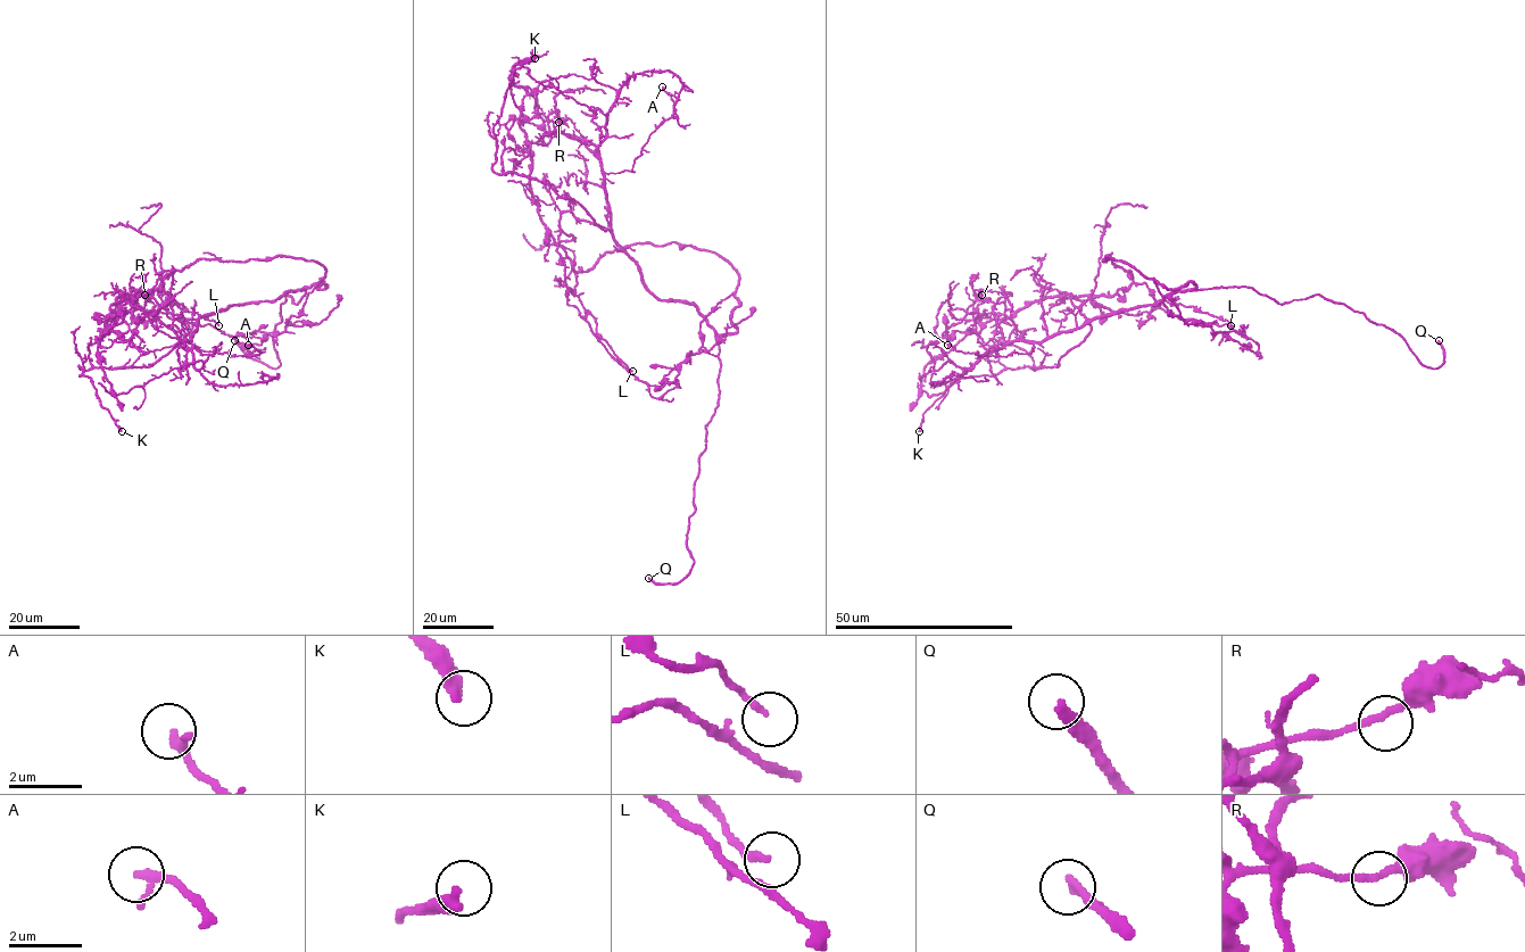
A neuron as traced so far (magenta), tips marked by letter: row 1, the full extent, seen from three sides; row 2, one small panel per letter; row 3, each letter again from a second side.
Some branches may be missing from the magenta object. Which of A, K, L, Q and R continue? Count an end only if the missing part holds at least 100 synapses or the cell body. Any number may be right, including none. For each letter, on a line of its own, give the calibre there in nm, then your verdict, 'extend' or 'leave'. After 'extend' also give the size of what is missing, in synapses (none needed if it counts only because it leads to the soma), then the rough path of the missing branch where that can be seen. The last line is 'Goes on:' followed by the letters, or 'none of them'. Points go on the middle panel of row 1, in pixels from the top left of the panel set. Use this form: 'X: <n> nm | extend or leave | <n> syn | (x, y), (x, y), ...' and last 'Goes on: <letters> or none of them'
A: 180 nm | leave
K: 340 nm | leave
L: 130 nm | leave
Q: 320 nm | extend
R: 200 nm | leave
Goes on: Q

